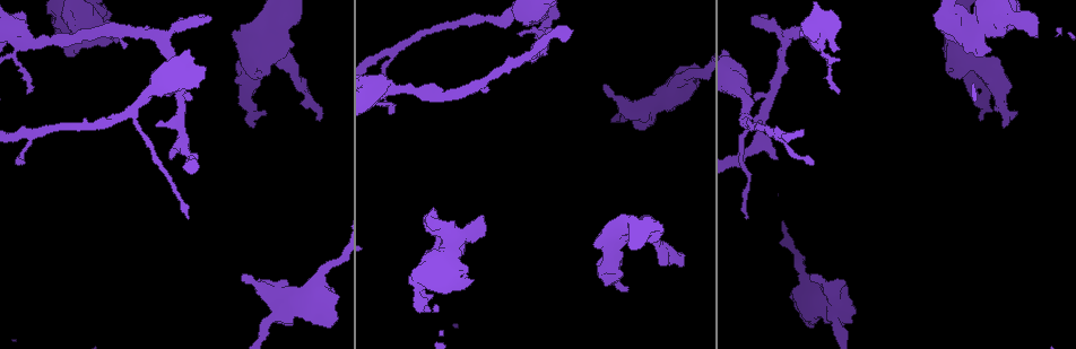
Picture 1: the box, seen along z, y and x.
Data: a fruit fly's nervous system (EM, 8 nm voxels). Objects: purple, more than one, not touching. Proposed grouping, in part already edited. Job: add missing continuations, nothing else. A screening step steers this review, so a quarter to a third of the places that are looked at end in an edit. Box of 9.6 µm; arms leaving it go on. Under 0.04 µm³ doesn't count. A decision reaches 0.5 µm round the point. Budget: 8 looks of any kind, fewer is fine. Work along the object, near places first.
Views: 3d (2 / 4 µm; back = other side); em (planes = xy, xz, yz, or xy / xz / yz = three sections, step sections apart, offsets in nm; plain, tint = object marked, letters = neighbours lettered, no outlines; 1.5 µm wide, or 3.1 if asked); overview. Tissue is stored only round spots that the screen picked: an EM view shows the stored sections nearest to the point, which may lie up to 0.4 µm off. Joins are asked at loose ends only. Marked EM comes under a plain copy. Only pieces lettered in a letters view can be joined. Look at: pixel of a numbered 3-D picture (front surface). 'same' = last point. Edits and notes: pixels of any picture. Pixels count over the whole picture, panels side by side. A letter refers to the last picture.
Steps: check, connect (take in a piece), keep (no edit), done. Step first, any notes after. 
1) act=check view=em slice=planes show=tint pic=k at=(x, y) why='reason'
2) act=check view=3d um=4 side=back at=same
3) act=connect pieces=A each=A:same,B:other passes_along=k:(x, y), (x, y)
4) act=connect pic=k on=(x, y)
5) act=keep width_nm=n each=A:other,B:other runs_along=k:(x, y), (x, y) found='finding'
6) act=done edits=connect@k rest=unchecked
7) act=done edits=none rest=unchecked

act=check view=em slice=xy step=4 show=letters pic=1 at=(747, 218) why='tapers out'

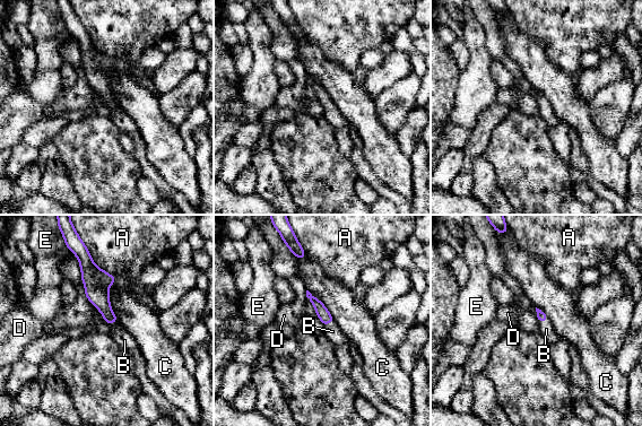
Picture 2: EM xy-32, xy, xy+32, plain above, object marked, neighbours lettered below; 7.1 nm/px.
act=check view=em slice=planes show=letters at=same

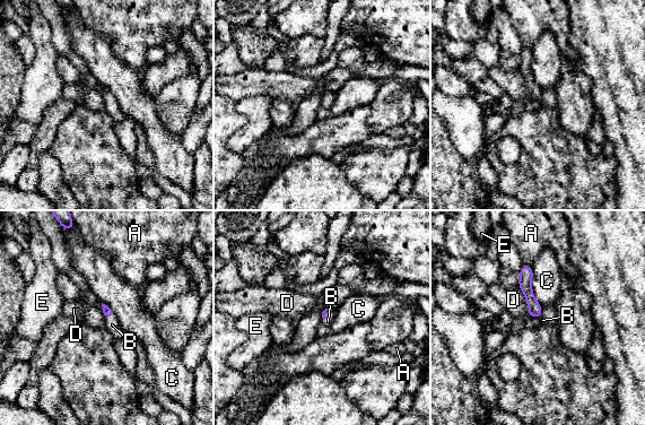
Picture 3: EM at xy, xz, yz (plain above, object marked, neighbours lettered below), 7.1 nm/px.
act=connect pic=3 on=(112, 324) each=A:other,B:same,C:other,D:other,E:other found='it goes on there'

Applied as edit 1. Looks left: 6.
act=check view=em slice=yz step=8 show=tint pic=1 at=(30, 93) why='an open end'

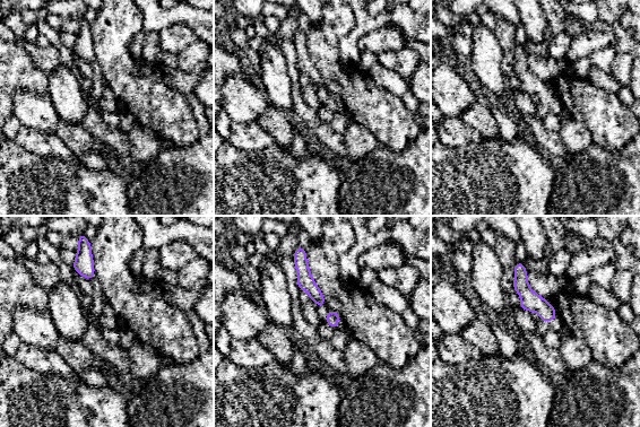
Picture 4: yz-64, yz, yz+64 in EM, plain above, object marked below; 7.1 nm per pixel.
act=check view=em slice=planes show=letters at=same why='another direction'

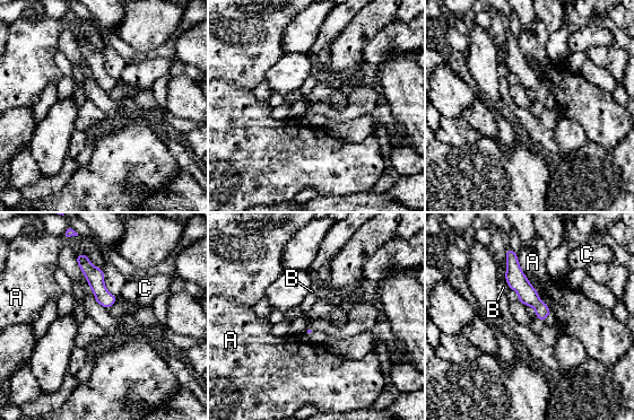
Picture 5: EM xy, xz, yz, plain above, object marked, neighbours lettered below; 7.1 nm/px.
act=keep each=A:other,B:other,C:other runs_along=5:(513, 259), (515, 279), (543, 316) found='no lettered piece goes on from it'

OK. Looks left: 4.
act=check view=3d um=4 pic=1 at=(573, 31)

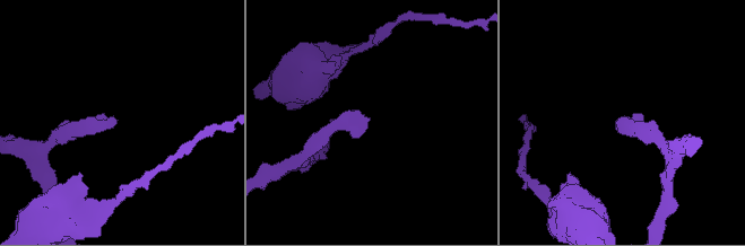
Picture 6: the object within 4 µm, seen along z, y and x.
act=check view=em slice=yz step=8 show=tint pic=6 at=(115, 119)

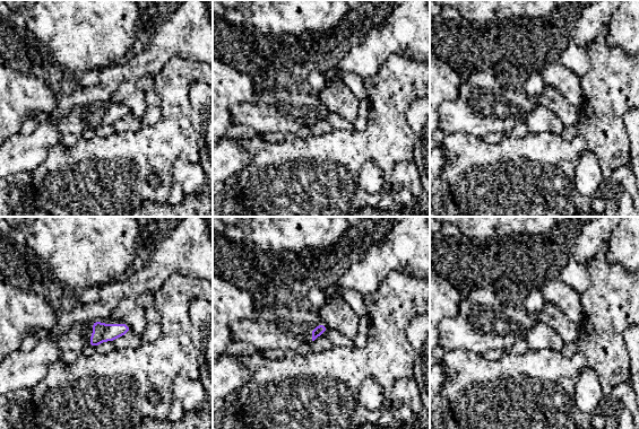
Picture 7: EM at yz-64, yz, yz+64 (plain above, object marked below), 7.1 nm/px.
act=check view=em slice=planes show=letters at=same why='cut it another way'

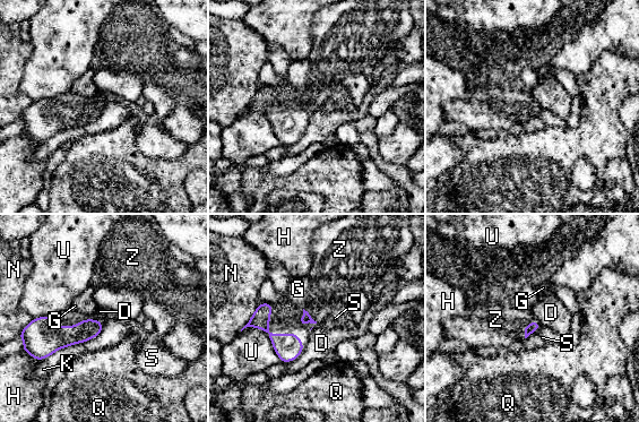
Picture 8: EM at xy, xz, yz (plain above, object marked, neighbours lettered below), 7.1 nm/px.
act=connect pic=8 on=(495, 319) each=D:other,G:other,H:other,K:other,N:other,Q:other,S:other,U:other,Z:same found='the cell continues'

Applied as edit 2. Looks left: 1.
act=done edits=connect@3,connect@8 rest=unchecked

